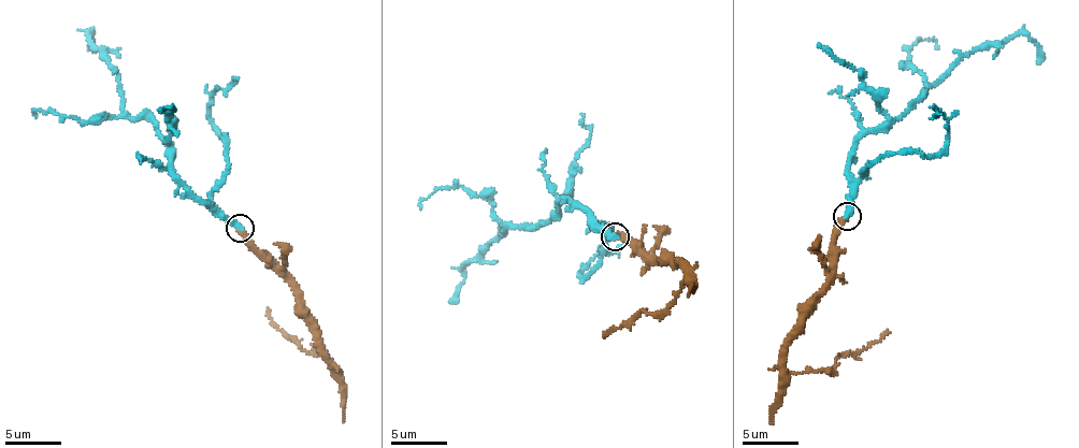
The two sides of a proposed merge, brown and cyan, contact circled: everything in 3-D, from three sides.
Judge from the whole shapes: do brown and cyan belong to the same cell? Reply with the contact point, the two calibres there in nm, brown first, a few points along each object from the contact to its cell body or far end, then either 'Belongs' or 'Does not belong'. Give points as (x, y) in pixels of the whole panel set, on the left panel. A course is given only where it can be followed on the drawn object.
Place: (240, 228). Thickness 360 nm (brown) against 400 nm. Course of brown: (241, 230), (290, 284), (330, 365), (331, 362), (319, 351), (299, 348), (277, 328), (268, 307). Course of cyan: (241, 227), (200, 202), (181, 183), (153, 123), (127, 116), (111, 64), (89, 30), (87, 49). Belongs

